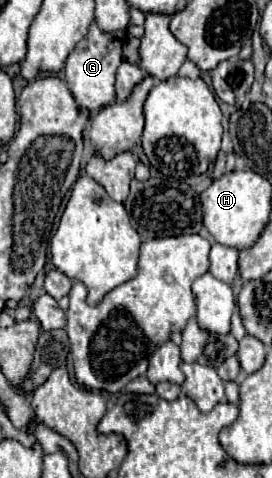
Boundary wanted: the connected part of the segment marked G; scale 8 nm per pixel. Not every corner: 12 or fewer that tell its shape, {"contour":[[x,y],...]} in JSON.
{"contour":[[89,26],[65,62],[79,106],[115,100],[123,40]]}

